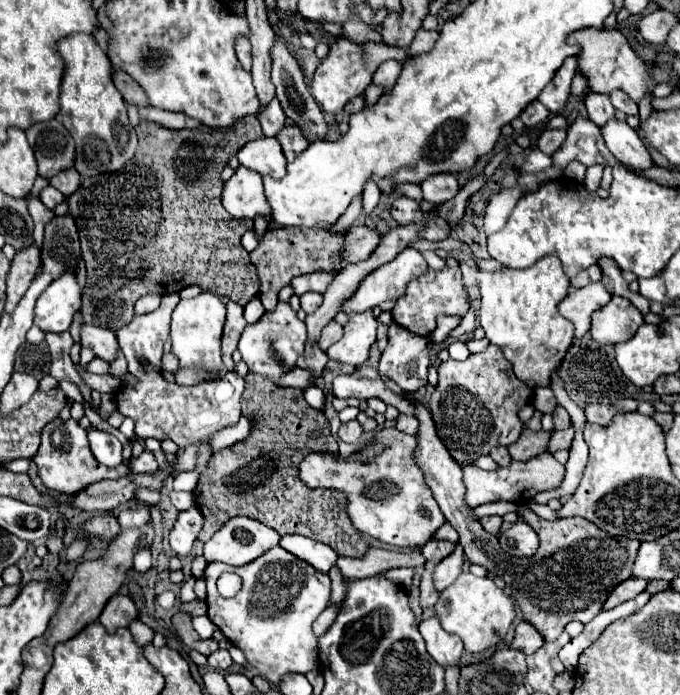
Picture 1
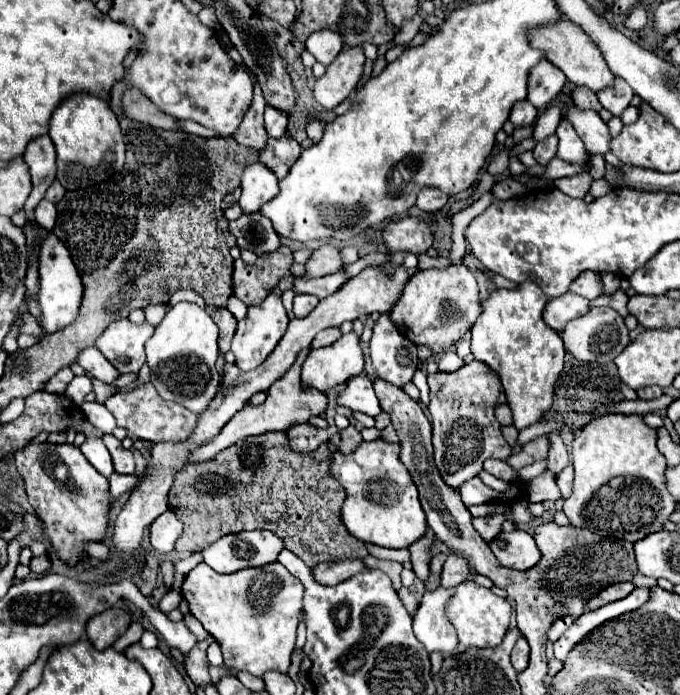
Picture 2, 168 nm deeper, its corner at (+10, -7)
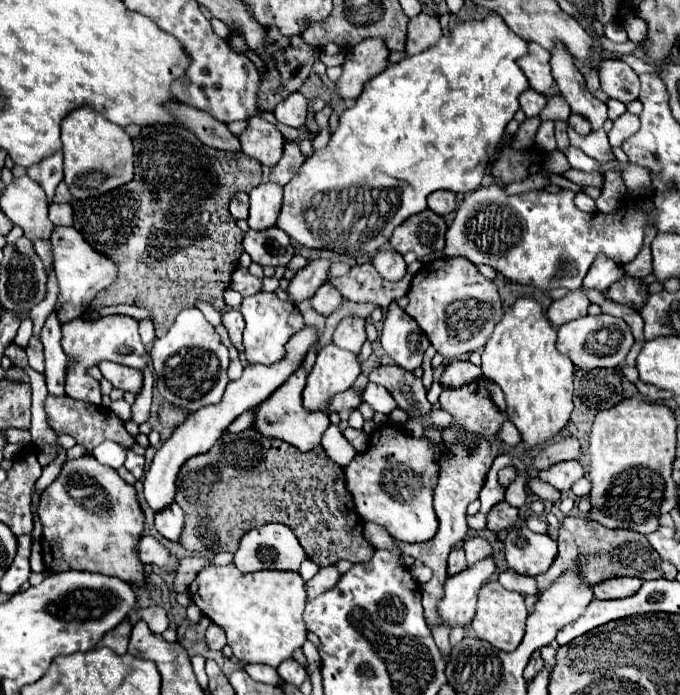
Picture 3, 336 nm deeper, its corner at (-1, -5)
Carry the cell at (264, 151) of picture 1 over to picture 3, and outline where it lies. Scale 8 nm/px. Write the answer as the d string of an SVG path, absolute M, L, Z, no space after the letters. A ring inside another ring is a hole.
M261 183L259 187L255 187L249 193L249 227L251 229L265 229L275 225L279 209L281 209L281 201L283 201L283 187L279 187L279 183Z

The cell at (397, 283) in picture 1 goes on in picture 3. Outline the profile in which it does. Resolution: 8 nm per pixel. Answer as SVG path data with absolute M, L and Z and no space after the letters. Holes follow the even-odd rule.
M305 325L299 333L295 333L289 341L287 341L287 353L285 357L271 365L271 367L261 367L261 365L251 365L247 363L243 367L243 375L237 379L237 381L229 381L227 389L225 389L225 395L221 399L221 403L217 405L207 405L195 413L189 415L189 419L179 427L175 429L175 433L161 445L161 449L157 449L155 453L155 459L145 475L145 481L143 481L143 495L145 495L145 501L147 505L153 509L153 511L163 511L165 507L171 505L171 501L175 499L175 491L177 491L177 475L183 467L183 463L195 455L201 455L205 451L209 451L217 441L219 437L223 437L223 433L227 431L227 427L247 409L253 409L255 405L263 403L267 397L273 395L275 389L279 389L297 369L299 365L303 363L307 351L317 343L317 329L311 327L311 325Z

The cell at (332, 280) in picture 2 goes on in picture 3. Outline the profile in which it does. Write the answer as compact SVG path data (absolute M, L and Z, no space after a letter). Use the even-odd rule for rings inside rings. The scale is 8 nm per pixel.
M363 263L355 267L355 279L349 277L333 277L327 283L335 287L343 299L351 301L369 301L387 309L393 299L403 297L411 287L413 276L407 273L401 281L385 281L371 263Z

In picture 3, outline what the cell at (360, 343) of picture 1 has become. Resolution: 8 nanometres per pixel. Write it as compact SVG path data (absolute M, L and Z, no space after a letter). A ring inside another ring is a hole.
M329 343L317 353L317 361L307 377L303 389L303 407L309 411L323 411L329 397L353 387L361 373L359 355L343 351Z

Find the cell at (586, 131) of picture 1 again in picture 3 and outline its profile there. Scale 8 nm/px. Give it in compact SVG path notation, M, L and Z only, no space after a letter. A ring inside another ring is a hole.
M571 113L571 117L569 117L569 125L571 125L579 135L591 133L591 125L587 123L587 119L583 119L583 117L575 115L575 113Z

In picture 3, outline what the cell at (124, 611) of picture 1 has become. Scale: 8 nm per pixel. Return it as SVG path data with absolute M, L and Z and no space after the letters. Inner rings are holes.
M129 619L121 621L115 629L107 631L107 635L103 635L103 639L97 643L99 647L109 647L115 653L123 655L127 653L127 643L129 643L129 635L131 635L131 623Z

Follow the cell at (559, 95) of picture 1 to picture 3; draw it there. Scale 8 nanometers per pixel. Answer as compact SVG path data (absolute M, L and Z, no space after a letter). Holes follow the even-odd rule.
M529 43L529 53L519 59L519 67L527 75L531 89L535 89L541 95L547 95L553 85L549 59L551 59L551 53L539 47L537 43Z

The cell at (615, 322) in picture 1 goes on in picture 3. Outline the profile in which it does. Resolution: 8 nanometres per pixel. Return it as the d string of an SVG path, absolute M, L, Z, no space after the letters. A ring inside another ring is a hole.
M585 315L575 321L569 321L557 331L557 349L571 357L571 361L581 369L595 367L619 367L623 365L629 349L633 345L633 335L629 325L613 315Z

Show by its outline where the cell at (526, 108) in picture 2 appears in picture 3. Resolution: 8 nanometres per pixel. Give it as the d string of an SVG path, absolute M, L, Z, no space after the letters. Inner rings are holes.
M527 89L527 91L519 97L519 103L521 103L521 109L523 109L523 113L525 113L527 117L537 117L537 115L543 111L543 107L547 105L547 99L545 99L545 95L539 95L537 91Z

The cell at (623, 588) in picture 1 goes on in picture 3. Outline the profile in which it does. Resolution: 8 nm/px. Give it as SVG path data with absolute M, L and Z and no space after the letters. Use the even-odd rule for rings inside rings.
M617 577L617 579L611 579L611 581L597 583L593 587L593 593L601 601L625 599L625 597L635 595L639 591L639 587L641 587L641 581L635 579L635 577Z

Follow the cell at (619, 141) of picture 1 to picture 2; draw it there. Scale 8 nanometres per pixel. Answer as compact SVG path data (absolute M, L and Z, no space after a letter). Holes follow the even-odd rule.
M568 103L566 105L566 119L572 123L572 127L580 135L580 139L584 141L586 151L590 155L608 153L610 133L608 133L606 123L600 119L600 115L596 111L582 111L574 103Z

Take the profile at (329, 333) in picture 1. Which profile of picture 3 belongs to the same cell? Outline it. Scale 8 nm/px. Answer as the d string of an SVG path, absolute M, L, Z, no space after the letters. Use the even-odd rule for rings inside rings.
M345 317L335 333L333 333L333 343L341 349L347 349L347 351L361 351L361 345L365 343L367 335L365 335L365 321L361 317Z

